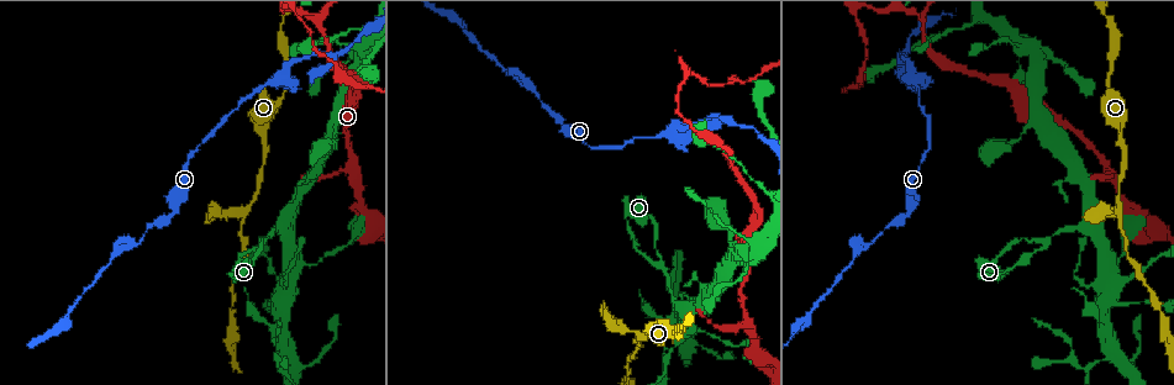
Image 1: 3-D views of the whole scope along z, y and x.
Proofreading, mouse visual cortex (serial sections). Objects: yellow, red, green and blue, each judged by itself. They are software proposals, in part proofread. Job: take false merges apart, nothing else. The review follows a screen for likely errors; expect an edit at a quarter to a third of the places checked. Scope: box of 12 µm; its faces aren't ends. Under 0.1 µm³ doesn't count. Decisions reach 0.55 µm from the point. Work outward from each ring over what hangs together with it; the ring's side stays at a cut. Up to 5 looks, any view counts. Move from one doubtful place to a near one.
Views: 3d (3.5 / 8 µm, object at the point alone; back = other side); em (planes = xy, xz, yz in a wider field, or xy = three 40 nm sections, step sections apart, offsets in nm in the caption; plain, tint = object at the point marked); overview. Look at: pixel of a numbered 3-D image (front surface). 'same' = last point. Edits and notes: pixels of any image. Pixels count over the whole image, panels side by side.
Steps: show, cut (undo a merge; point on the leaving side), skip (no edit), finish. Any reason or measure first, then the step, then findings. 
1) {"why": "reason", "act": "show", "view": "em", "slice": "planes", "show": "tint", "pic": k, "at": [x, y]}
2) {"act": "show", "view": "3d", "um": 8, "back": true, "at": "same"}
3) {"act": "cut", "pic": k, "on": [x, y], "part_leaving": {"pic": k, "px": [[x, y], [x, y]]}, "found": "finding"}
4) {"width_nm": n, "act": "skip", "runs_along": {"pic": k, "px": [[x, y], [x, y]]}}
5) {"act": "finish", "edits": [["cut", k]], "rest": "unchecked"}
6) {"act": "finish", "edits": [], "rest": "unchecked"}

{"why": "sharp bend", "act": "show", "view": "3d", "um": 3.5, "pic": 1, "at": [725, 116]}

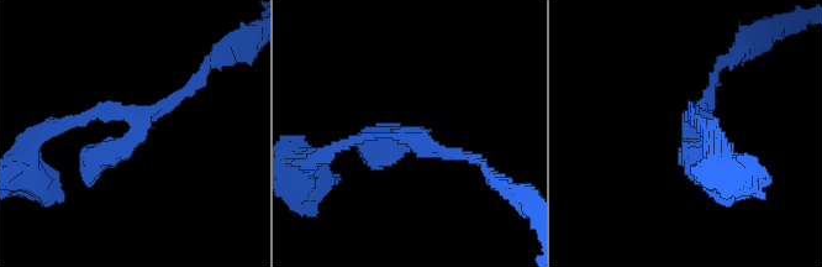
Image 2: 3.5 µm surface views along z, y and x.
{"why": "shape alone is not enough", "act": "show", "view": "em", "slice": "xy", "step": 5, "show": "tint", "pic": 2, "at": [132, 115]}

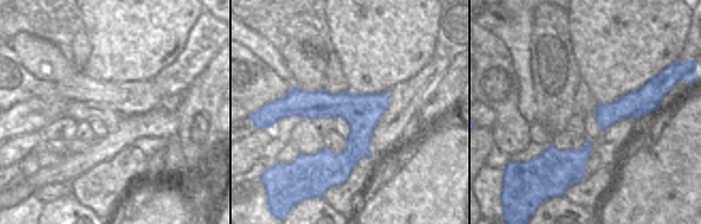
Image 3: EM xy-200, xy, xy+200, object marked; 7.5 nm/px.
{"act": "skip", "found": "all the same cell"}

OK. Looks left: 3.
{"act": "show", "view": "3d", "um": 3.5, "back": true, "pic": 1, "at": [285, 293]}

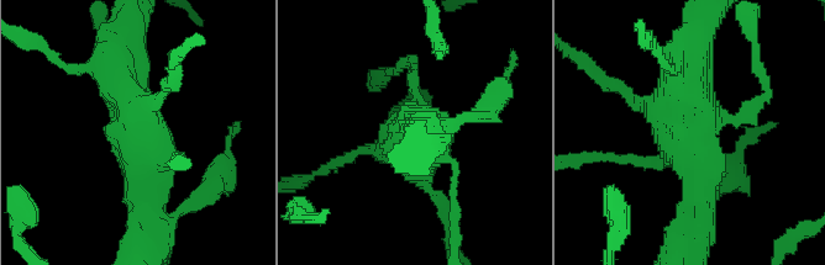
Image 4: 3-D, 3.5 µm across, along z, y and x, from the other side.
{"why": "need the tissue", "act": "show", "view": "em", "slice": "xy", "step": 2, "show": "tint", "pic": 4, "at": [676, 137]}

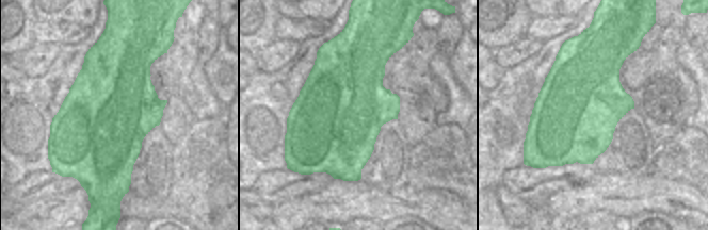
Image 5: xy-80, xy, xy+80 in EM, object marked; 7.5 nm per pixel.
{"act": "skip", "runs_along": {"pic": 4, "px": [[122, 41], [145, 196]]}, "found": "all the same cell"}

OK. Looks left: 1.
{"act": "finish", "edits": [], "rest": "unchecked"}

